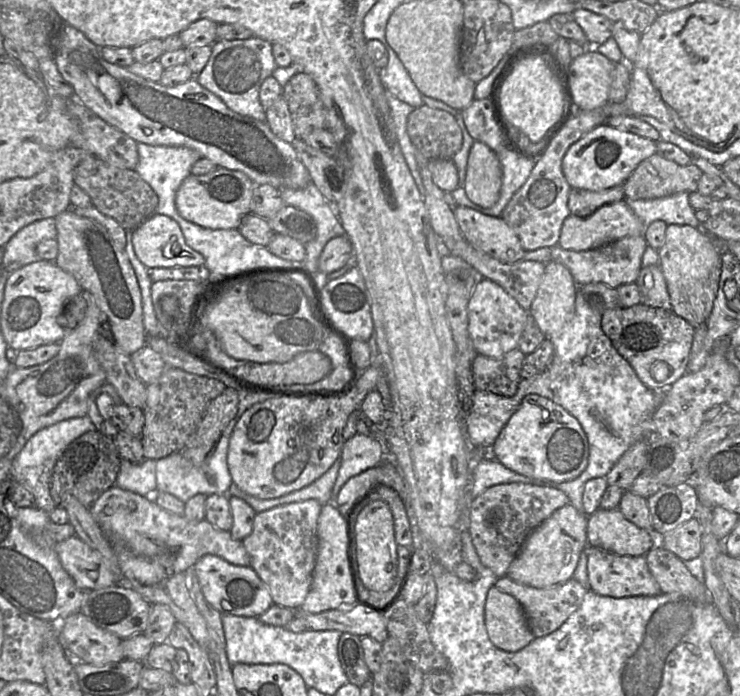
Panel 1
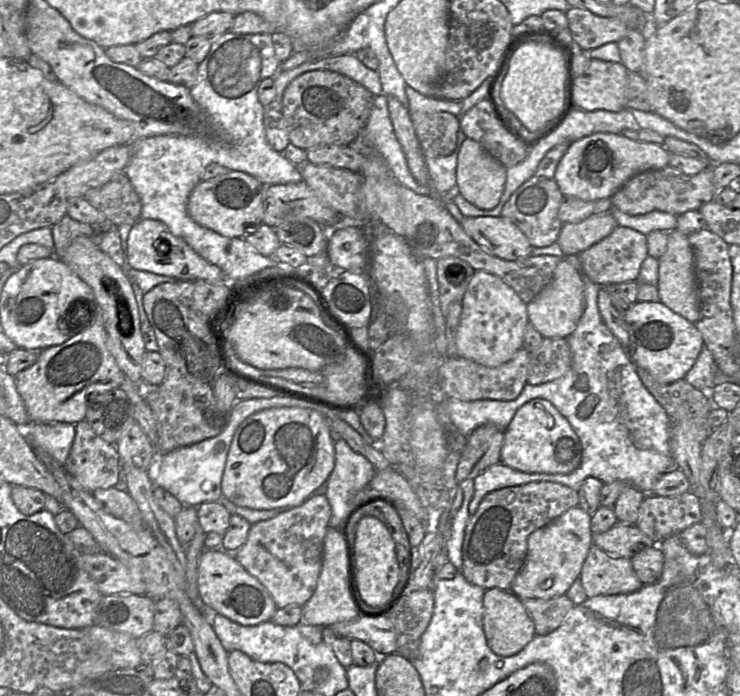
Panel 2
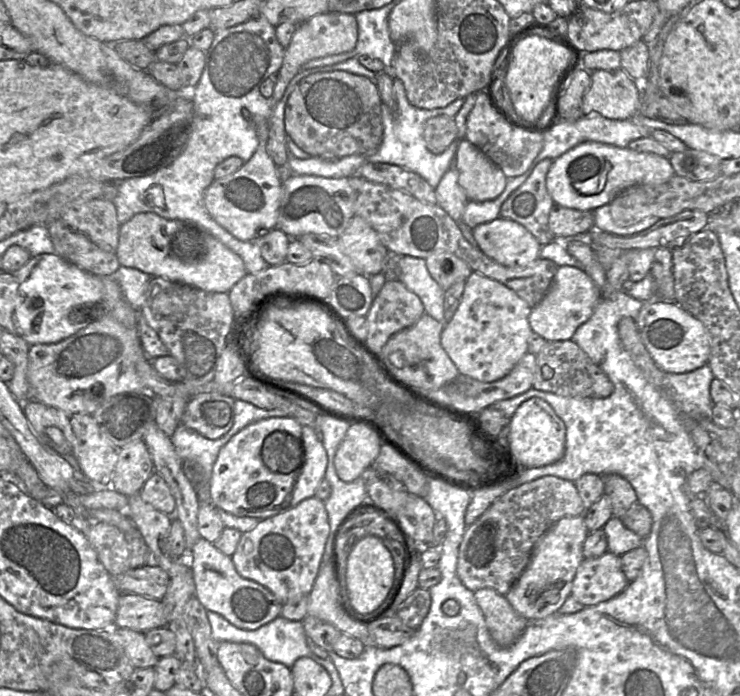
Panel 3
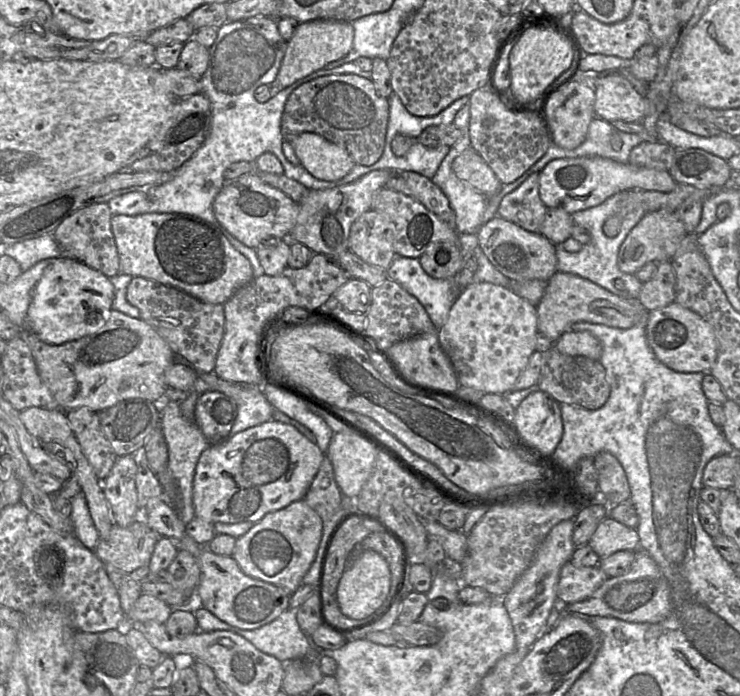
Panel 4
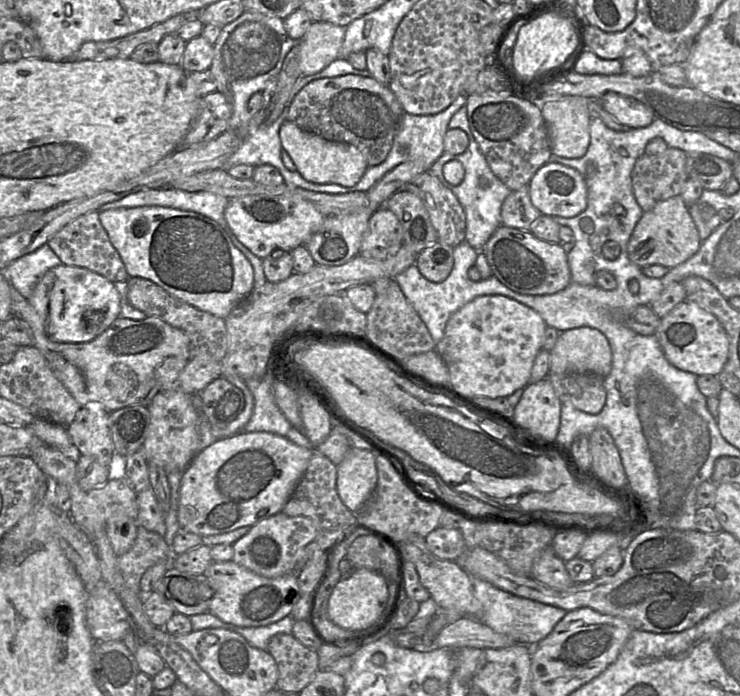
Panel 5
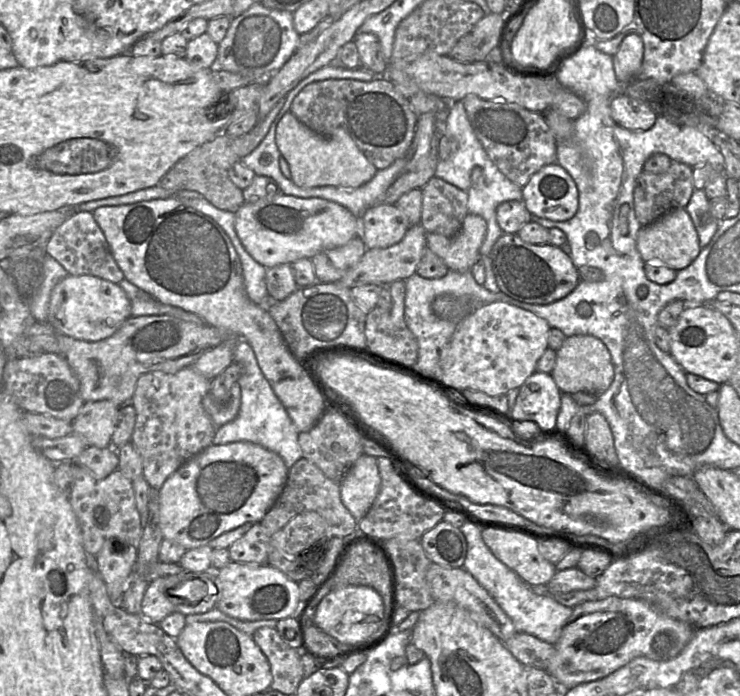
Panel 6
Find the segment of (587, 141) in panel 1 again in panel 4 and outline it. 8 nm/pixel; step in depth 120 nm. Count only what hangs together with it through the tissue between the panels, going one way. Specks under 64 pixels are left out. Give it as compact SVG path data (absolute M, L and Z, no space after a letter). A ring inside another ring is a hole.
M602 157L561 158L550 161L539 172L539 196L547 208L561 208L569 214L597 206L624 190L669 193L677 183L668 171L623 164Z

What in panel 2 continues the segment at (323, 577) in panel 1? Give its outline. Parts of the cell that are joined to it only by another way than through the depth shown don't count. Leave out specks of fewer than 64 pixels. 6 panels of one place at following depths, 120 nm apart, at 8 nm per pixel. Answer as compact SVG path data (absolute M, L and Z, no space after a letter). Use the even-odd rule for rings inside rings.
M342 524L339 529L328 527L324 542L321 571L317 580L316 588L310 599L301 607L302 621L309 625L328 627L338 622L350 621L358 616L356 609L356 600L354 598L354 581L352 582L349 560L347 554L347 545L342 530Z

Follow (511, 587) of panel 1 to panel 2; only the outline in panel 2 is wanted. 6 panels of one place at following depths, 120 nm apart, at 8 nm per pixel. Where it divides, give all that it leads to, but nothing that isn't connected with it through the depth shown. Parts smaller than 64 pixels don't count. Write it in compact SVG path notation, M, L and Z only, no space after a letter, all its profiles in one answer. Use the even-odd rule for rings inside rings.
M566 594L551 599L520 599L530 614L536 635L546 635L557 629L575 606Z

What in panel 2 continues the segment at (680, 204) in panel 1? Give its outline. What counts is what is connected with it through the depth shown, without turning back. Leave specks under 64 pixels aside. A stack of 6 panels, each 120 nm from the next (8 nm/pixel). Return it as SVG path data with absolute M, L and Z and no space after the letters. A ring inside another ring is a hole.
M613 206L609 212L616 220L618 226L634 229L644 235L654 230L670 232L676 229L677 216L679 216L658 210L642 215L630 216Z

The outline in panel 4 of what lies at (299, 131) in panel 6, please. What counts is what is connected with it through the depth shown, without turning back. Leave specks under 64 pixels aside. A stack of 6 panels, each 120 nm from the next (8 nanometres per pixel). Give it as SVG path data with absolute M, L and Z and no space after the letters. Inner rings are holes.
M304 132L291 137L299 161L313 177L337 181L346 176L356 164L348 152L315 133Z

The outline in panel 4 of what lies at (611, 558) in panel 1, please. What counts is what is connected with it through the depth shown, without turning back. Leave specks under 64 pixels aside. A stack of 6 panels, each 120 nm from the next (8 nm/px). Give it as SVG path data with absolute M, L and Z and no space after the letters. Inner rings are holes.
M571 561L563 565L557 584L558 603L571 604L589 598L608 576L599 567L576 567Z

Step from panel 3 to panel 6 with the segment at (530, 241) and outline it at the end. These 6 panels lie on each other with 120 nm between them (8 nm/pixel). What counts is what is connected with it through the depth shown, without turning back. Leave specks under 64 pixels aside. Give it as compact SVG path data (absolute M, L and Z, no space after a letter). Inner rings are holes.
M503 233L489 255L500 292L527 304L547 305L570 294L580 276L569 255L551 244L526 243L517 234Z

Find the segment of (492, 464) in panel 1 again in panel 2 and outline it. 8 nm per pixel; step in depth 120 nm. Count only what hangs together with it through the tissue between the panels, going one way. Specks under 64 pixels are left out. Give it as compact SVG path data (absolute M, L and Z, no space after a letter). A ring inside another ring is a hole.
M501 462L494 464L473 479L474 495L469 503L468 513L470 516L474 515L482 499L492 491L530 482L545 482L548 481L548 476L556 476L556 474L525 473Z

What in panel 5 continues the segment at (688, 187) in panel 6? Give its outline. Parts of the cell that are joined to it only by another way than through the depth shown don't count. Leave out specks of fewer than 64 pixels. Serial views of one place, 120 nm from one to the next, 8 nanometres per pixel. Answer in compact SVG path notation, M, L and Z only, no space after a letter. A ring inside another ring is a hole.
M668 147L658 155L640 156L632 170L632 190L643 212L657 203L680 196L688 179L687 154Z

